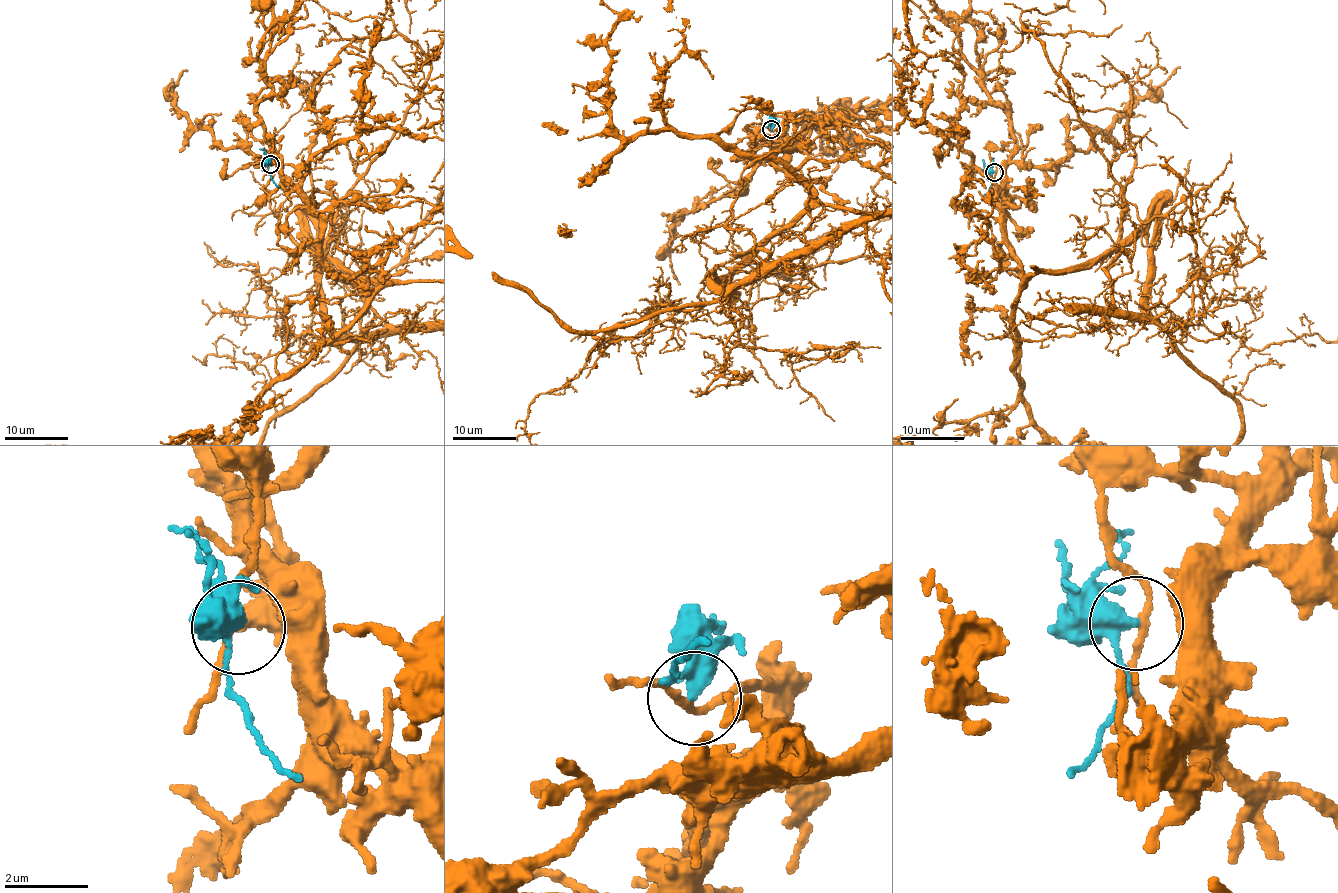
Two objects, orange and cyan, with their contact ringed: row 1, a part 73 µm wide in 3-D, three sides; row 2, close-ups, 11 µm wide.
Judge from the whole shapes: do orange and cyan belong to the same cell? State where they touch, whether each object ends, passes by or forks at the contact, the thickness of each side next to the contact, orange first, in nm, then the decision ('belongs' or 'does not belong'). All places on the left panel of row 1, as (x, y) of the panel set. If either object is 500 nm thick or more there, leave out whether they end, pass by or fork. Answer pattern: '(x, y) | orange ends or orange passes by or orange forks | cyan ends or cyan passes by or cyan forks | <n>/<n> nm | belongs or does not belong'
(270, 164) | orange passes by | cyan passes by | 150/320 nm | does not belong

